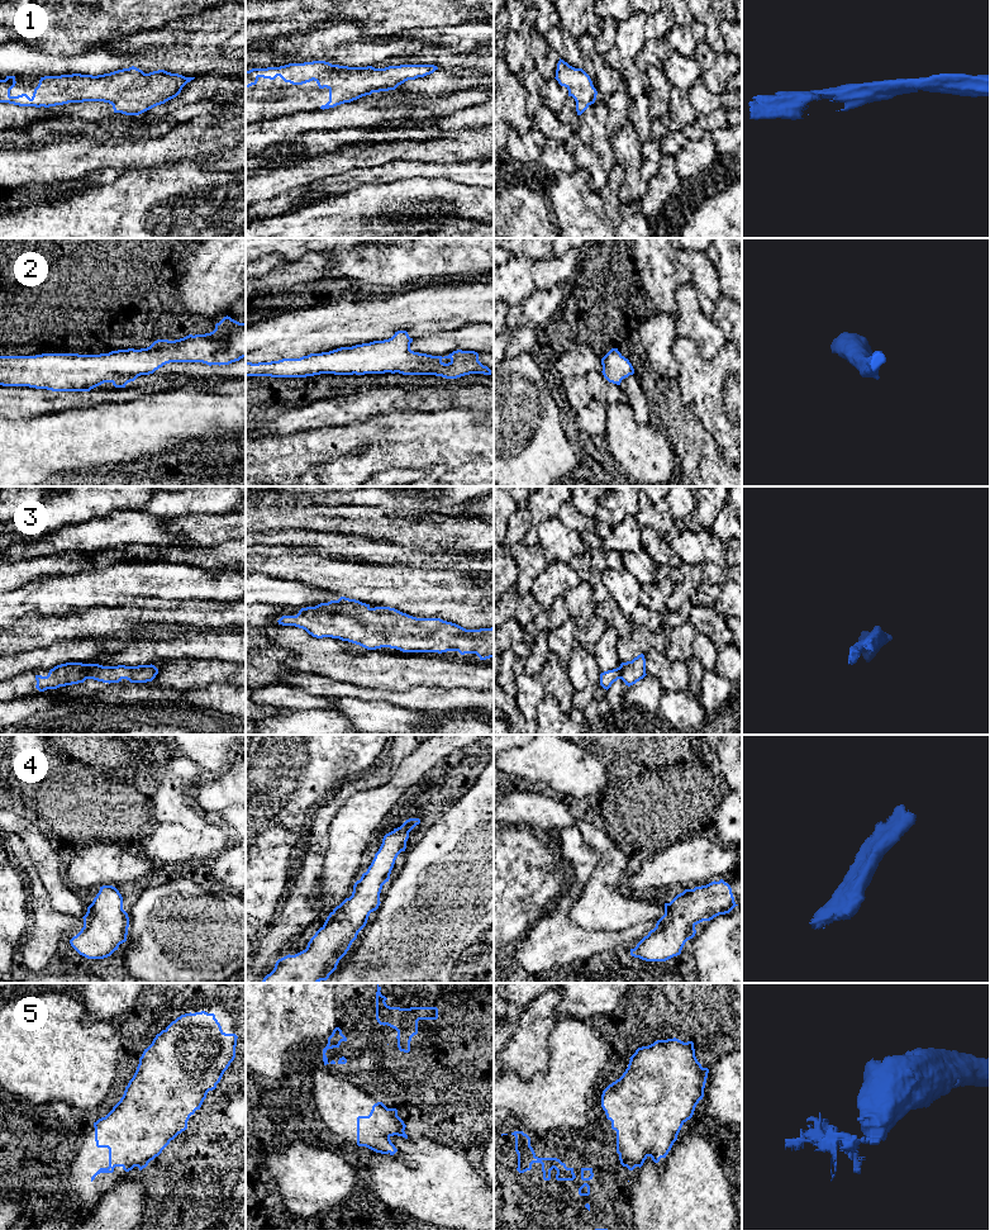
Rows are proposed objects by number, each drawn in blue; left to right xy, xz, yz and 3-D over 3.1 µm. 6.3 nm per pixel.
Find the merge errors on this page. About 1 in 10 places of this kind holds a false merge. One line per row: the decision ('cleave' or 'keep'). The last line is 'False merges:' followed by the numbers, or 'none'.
1: keep
2: keep
3: keep
4: keep
5: keep
False merges: none

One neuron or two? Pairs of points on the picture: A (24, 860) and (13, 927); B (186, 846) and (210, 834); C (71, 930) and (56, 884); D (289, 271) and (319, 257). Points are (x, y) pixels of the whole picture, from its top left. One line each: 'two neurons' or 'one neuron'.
A: two neurons
B: one neuron
C: two neurons
D: one neuron

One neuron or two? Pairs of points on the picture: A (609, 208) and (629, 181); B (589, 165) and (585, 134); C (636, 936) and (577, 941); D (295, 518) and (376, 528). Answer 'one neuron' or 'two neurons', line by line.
A: two neurons
B: two neurons
C: one neuron
D: one neuron

